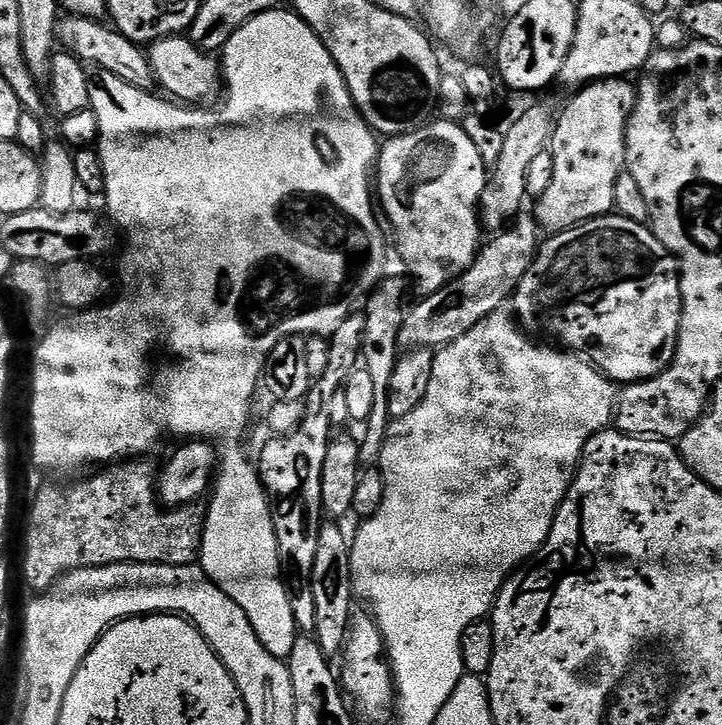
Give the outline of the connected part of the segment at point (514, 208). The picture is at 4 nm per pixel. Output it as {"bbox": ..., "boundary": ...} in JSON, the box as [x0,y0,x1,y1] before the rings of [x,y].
{"bbox":[480,104,554,230],"boundary":[[[536,104],[528,108],[509,128],[504,132],[502,152],[498,162],[490,172],[490,179],[484,185],[484,192],[480,195],[480,211],[482,224],[485,229],[500,230],[509,222],[521,215],[520,208],[526,201],[526,170],[530,168],[530,162],[534,162],[534,154],[545,151],[549,147],[550,137],[554,127],[554,112],[544,104]]]}

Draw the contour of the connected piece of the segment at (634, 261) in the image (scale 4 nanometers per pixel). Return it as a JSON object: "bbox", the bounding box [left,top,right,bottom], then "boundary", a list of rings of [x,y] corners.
{"bbox":[510,214,680,386],"boundary":[[[609,214],[588,220],[573,228],[567,228],[564,232],[549,235],[541,243],[536,258],[532,265],[526,270],[526,274],[520,279],[520,285],[516,288],[510,300],[510,308],[514,313],[514,319],[521,329],[529,337],[544,338],[540,336],[553,336],[555,343],[561,349],[573,354],[579,354],[587,360],[592,367],[604,373],[609,380],[620,386],[636,384],[639,380],[652,380],[658,373],[666,371],[672,365],[672,359],[676,357],[676,340],[680,336],[680,278],[676,257],[672,256],[658,242],[658,238],[652,233],[647,223],[639,224],[626,216]]]}

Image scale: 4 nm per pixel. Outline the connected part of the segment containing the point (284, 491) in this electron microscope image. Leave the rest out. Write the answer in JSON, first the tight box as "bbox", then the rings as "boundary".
{"bbox":[258,314,363,634],"boundary":[[[350,314],[330,333],[326,372],[308,389],[302,422],[290,435],[269,439],[269,444],[261,450],[258,459],[260,480],[264,484],[264,493],[268,495],[268,509],[272,512],[272,525],[278,542],[280,578],[290,598],[290,610],[293,611],[296,627],[304,634],[315,633],[311,575],[322,525],[322,462],[334,436],[330,415],[327,414],[327,402],[328,397],[337,392],[338,385],[347,381],[357,367],[363,324],[363,315]]]}

